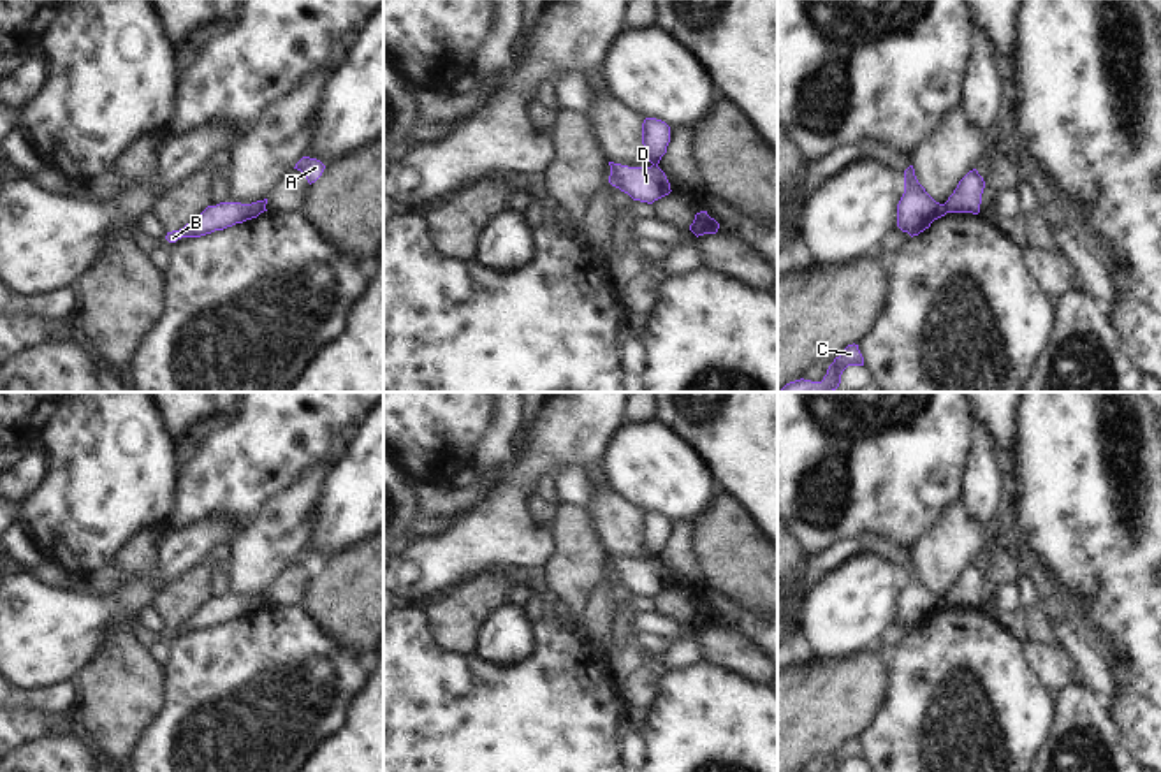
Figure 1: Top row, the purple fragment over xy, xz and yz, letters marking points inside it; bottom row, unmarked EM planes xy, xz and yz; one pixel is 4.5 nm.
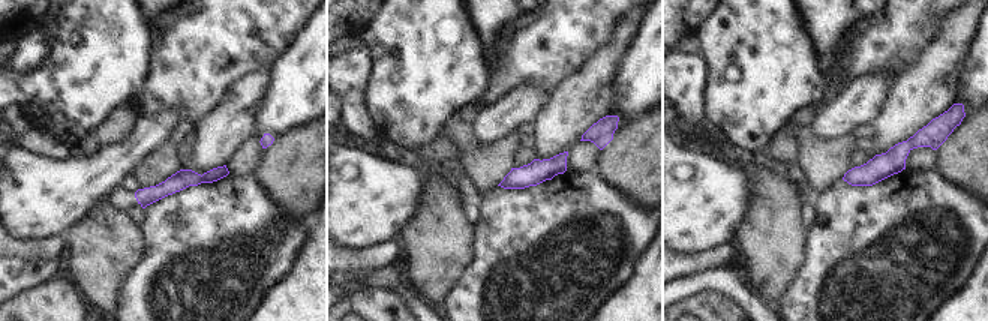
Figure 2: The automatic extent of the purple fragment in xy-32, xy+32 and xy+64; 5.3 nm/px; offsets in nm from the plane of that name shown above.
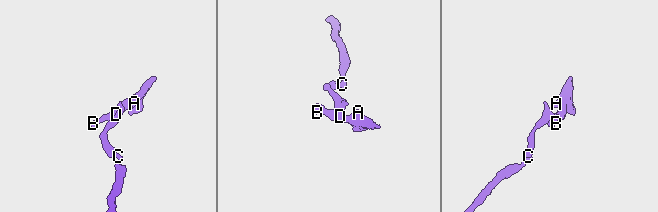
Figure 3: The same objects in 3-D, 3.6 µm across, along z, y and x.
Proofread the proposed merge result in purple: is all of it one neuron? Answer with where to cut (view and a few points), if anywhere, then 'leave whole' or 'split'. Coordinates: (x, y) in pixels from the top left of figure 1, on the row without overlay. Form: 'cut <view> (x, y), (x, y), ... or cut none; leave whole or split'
cut yz (945, 597), (950, 605); split

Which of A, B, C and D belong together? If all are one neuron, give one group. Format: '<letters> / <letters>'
A B D / C

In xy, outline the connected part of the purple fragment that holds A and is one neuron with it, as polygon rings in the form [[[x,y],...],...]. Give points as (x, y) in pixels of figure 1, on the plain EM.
[[[303,550],[294,563],[301,564],[311,579],[322,570],[325,559],[317,552]]]

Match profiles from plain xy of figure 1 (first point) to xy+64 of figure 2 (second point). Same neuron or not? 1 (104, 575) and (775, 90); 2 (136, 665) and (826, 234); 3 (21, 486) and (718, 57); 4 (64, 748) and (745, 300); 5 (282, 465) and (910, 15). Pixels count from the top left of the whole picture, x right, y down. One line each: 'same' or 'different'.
1: different
2: different
3: different
4: different
5: same

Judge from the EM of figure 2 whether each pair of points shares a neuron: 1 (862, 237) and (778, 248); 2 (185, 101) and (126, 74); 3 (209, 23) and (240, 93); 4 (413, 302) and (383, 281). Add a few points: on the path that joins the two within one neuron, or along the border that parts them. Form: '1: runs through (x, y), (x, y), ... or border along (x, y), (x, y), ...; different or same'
1: border along (808, 230), (802, 263); different
2: border along (152, 47), (144, 81), (128, 107); different
3: border along (267, 68), (258, 68), (237, 78), (212, 108); different
4: runs through (407, 294), (390, 281); same

